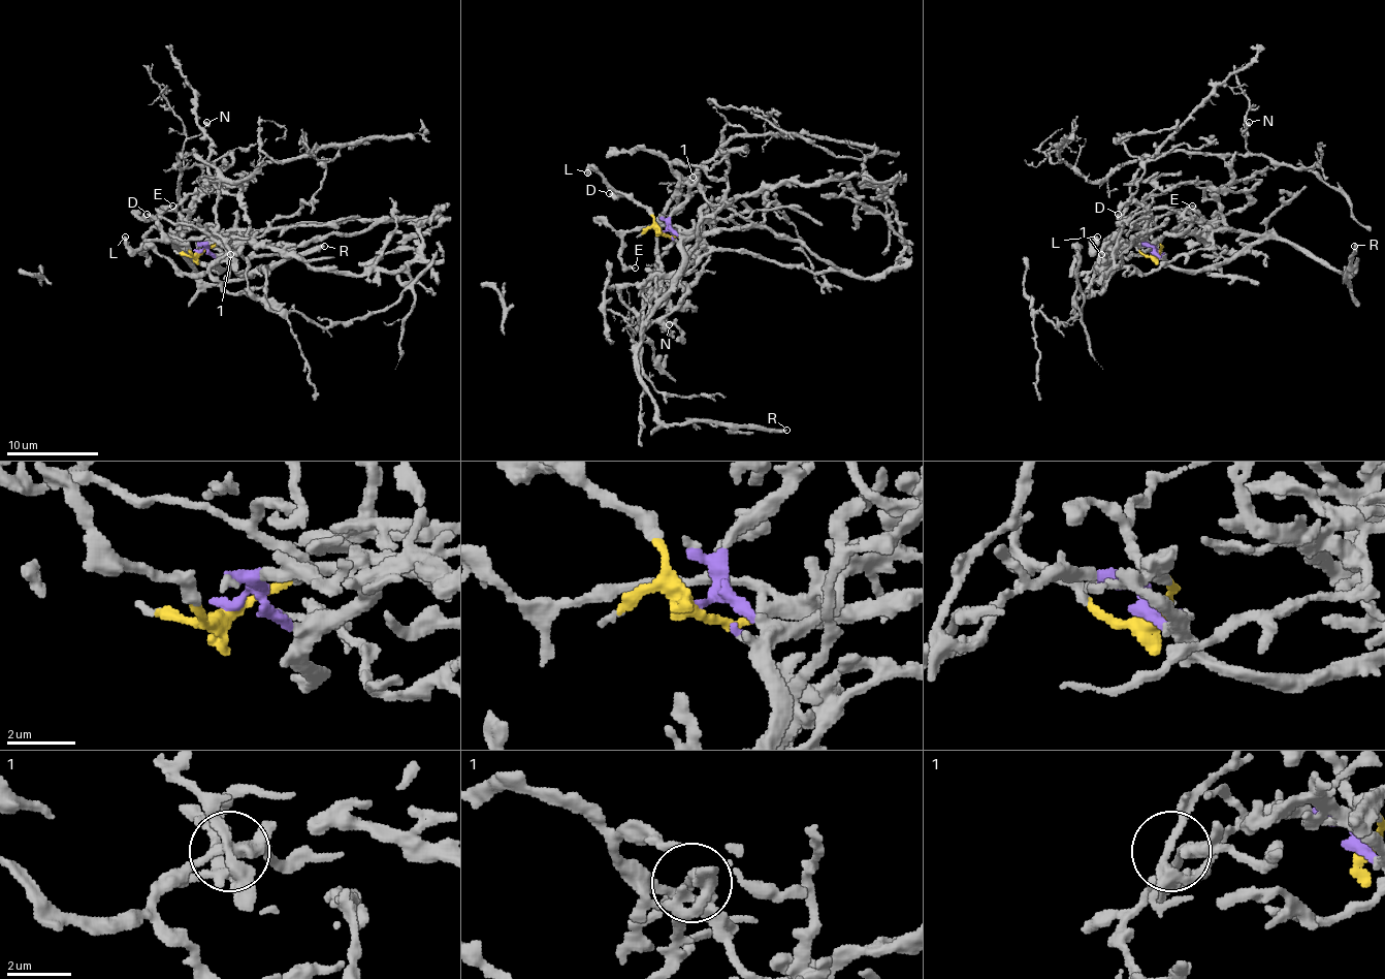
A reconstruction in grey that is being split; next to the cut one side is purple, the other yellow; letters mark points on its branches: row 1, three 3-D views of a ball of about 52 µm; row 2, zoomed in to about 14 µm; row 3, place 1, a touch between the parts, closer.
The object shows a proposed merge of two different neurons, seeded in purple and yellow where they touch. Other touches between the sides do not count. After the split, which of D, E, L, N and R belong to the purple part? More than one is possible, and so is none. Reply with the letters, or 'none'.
N, R

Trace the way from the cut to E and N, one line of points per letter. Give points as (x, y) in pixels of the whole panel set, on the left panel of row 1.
E: (198, 252), (212, 247), (217, 241), (191, 224), (172, 224), (159, 211), (172, 206)
N: (198, 252), (205, 245), (221, 245), (230, 259), (217, 226), (217, 188), (193, 151), (180, 155), (207, 121)

